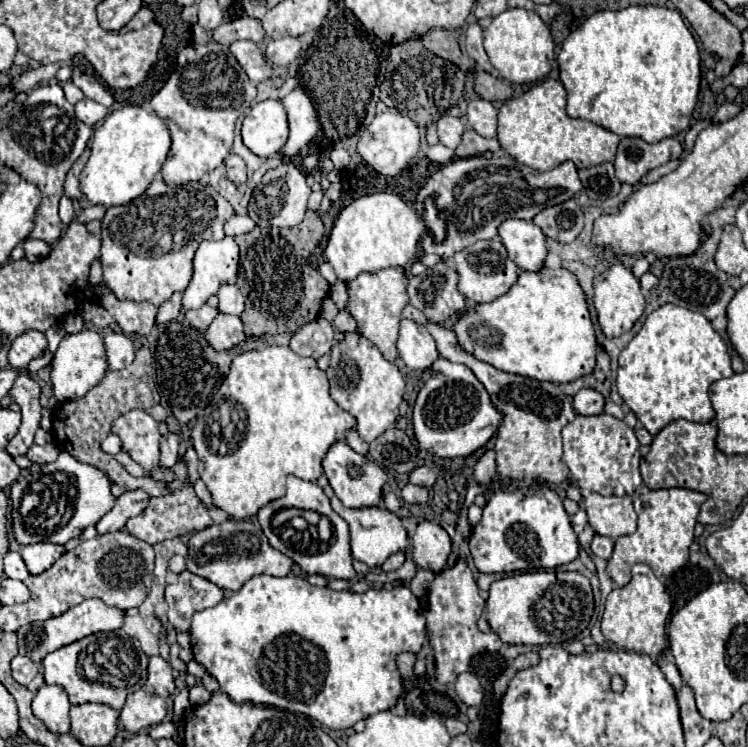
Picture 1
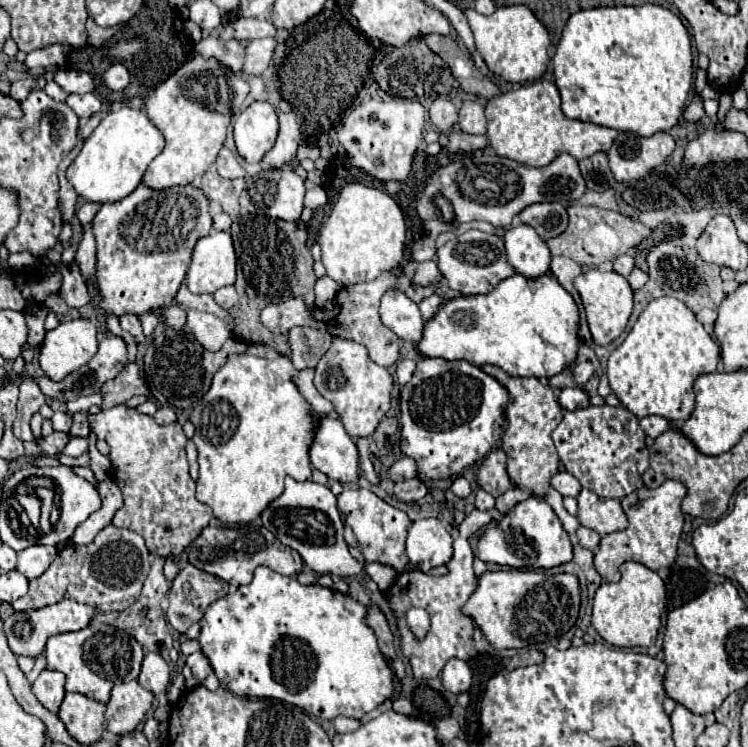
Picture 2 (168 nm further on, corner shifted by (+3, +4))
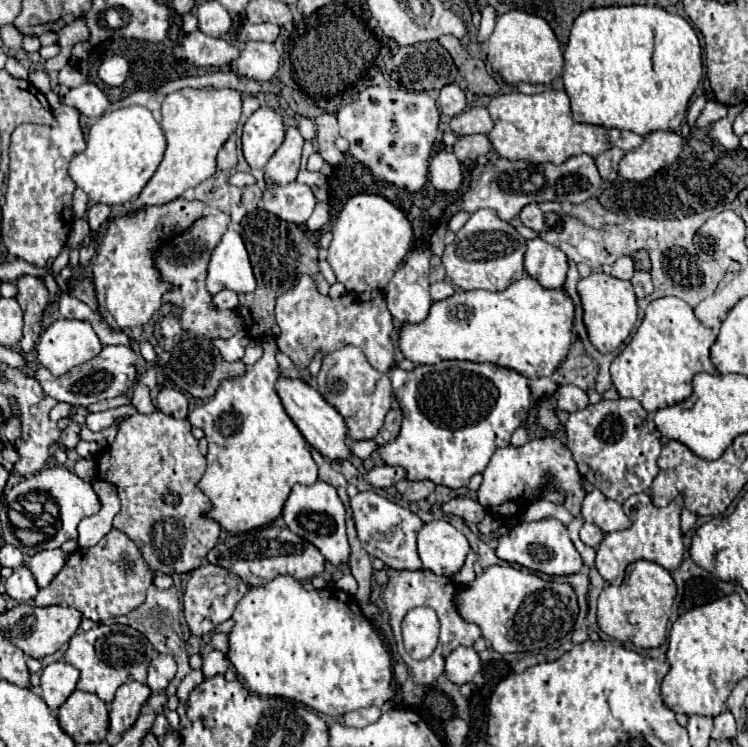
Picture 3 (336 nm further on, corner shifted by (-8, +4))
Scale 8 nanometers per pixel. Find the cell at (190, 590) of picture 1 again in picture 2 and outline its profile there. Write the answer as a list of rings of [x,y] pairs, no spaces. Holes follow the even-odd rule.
[[[187,564],[179,574],[177,578],[173,580],[173,588],[171,592],[167,594],[167,620],[169,624],[177,630],[177,632],[187,632],[187,628],[195,622],[199,622],[207,610],[207,606],[211,602],[215,602],[217,598],[225,596],[227,594],[227,582],[221,582],[217,576],[205,572],[205,570],[199,570],[195,568],[193,564]]]

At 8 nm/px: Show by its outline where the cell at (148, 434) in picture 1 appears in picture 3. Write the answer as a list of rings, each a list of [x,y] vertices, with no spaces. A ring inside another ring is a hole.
[[[156,408],[152,414],[128,416],[116,426],[116,440],[102,452],[102,456],[98,456],[98,478],[116,484],[122,502],[122,510],[114,516],[114,528],[128,534],[140,546],[152,570],[160,570],[164,574],[184,574],[198,568],[200,560],[218,542],[220,524],[204,516],[212,510],[212,502],[200,492],[196,482],[200,482],[206,472],[206,458],[200,454],[198,440],[190,432],[190,420],[170,418]]]

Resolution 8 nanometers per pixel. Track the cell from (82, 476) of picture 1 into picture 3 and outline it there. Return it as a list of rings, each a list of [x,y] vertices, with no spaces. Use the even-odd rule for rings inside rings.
[[[64,466],[44,468],[44,470],[40,470],[38,474],[24,477],[5,495],[5,501],[8,505],[16,502],[19,498],[29,493],[30,490],[44,490],[44,492],[48,492],[48,494],[54,498],[54,502],[56,502],[58,508],[60,508],[62,526],[60,526],[58,532],[36,532],[36,536],[30,538],[30,532],[28,532],[28,536],[24,536],[24,532],[18,532],[20,528],[12,526],[12,524],[2,524],[2,538],[4,538],[4,542],[14,544],[14,546],[20,548],[26,556],[32,556],[32,554],[36,554],[36,552],[40,552],[40,550],[44,550],[44,548],[60,548],[66,540],[78,536],[76,528],[78,528],[78,524],[80,524],[82,518],[94,516],[96,512],[100,512],[100,498],[96,496],[92,484],[86,482],[86,480],[82,480],[82,478],[78,478],[74,472],[70,472],[70,470],[64,468]],[[44,536],[46,536],[46,538],[44,538]],[[24,538],[26,538],[26,540],[24,540]]]

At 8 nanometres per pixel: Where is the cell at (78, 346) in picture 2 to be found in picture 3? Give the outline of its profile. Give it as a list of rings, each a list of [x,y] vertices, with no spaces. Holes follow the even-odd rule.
[[[54,320],[42,334],[40,334],[40,342],[36,346],[38,352],[38,360],[44,368],[48,368],[54,376],[62,376],[66,374],[70,368],[74,368],[76,364],[84,364],[88,360],[92,360],[94,356],[100,354],[100,340],[96,336],[96,332],[92,330],[90,322],[86,320]]]

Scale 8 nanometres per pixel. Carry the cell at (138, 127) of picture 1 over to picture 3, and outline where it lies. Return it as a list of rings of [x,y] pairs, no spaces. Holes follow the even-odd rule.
[[[128,106],[104,114],[88,134],[88,146],[70,162],[70,176],[92,202],[122,206],[134,202],[156,172],[166,150],[166,136],[150,110]]]

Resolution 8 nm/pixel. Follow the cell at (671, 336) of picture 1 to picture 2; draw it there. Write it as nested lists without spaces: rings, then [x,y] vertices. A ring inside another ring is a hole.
[[[663,296],[645,306],[623,344],[609,356],[607,378],[613,394],[637,418],[659,414],[679,422],[693,412],[693,380],[699,374],[715,372],[719,362],[719,346],[695,314],[681,300]]]

